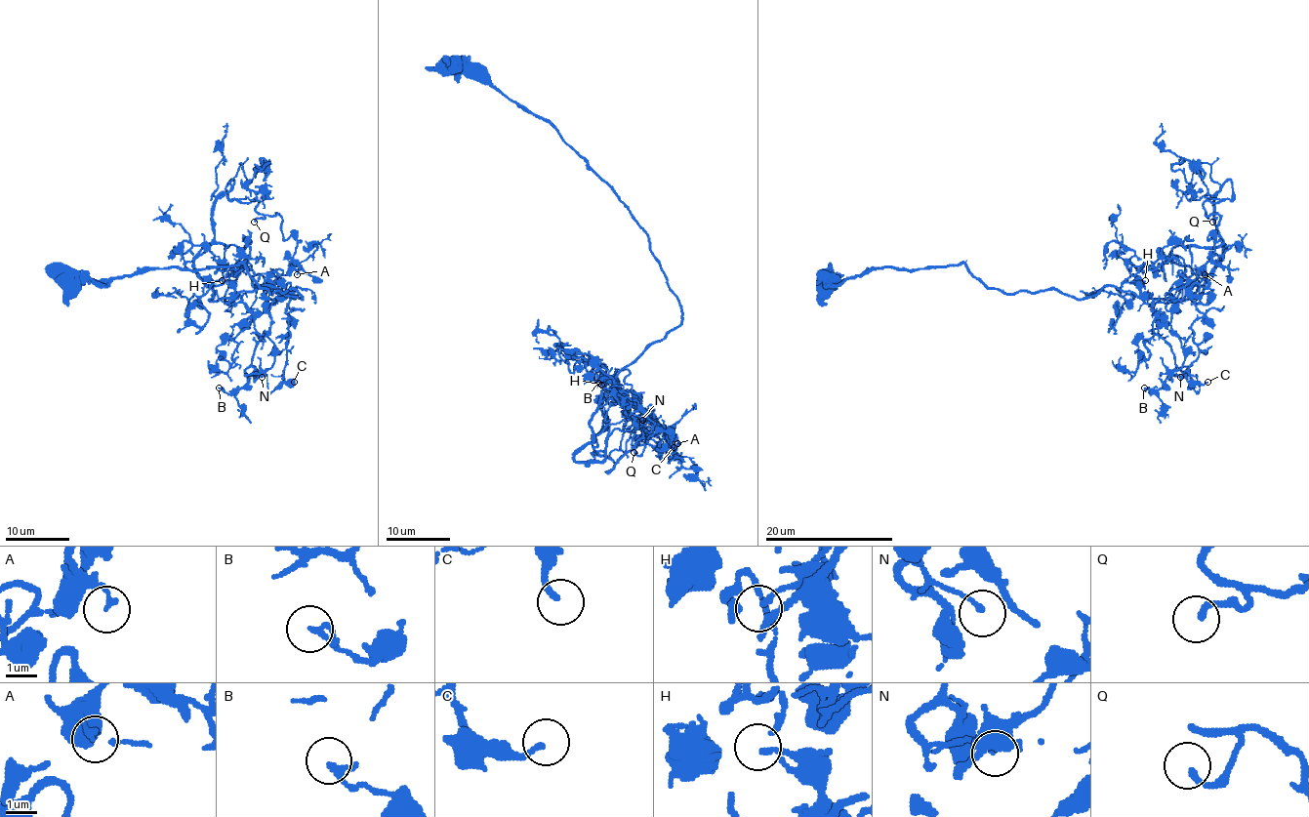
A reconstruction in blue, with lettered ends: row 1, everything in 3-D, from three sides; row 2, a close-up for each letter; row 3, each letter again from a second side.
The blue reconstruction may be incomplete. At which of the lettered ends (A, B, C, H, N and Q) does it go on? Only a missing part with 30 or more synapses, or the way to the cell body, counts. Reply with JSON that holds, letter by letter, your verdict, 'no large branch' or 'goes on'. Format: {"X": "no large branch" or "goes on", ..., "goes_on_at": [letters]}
{"A": "no large branch", "B": "no large branch", "C": "no large branch", "H": "no large branch", "N": "no large branch", "Q": "goes on", "goes_on_at": ["Q"]}

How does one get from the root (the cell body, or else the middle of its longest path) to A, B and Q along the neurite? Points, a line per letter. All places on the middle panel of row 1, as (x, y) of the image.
A: (451, 63), (611, 188), (680, 307), (575, 460), (608, 470), (637, 442), (677, 443)
B: (451, 63), (557, 131), (642, 227), (678, 303), (682, 322), (616, 378), (640, 398), (631, 415), (598, 383)
Q: (451, 63), (557, 131), (678, 303), (575, 460), (608, 470), (634, 452)

